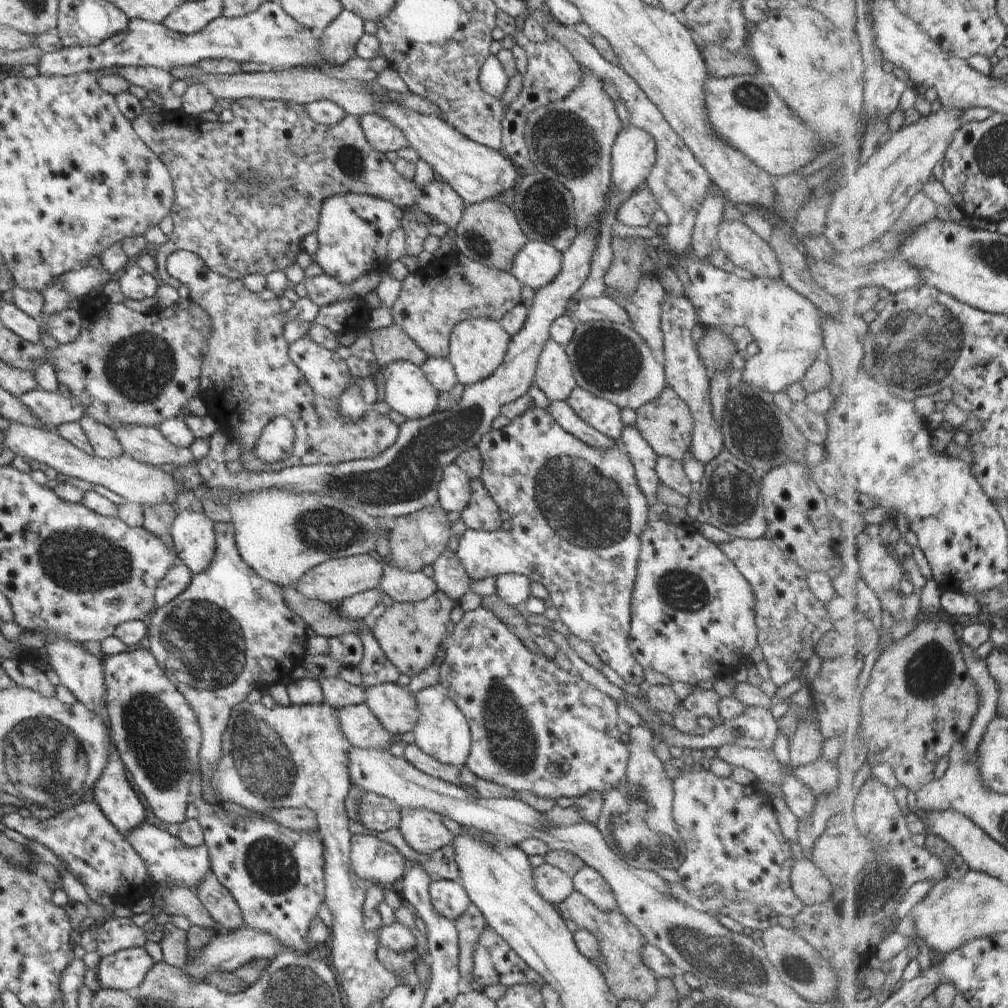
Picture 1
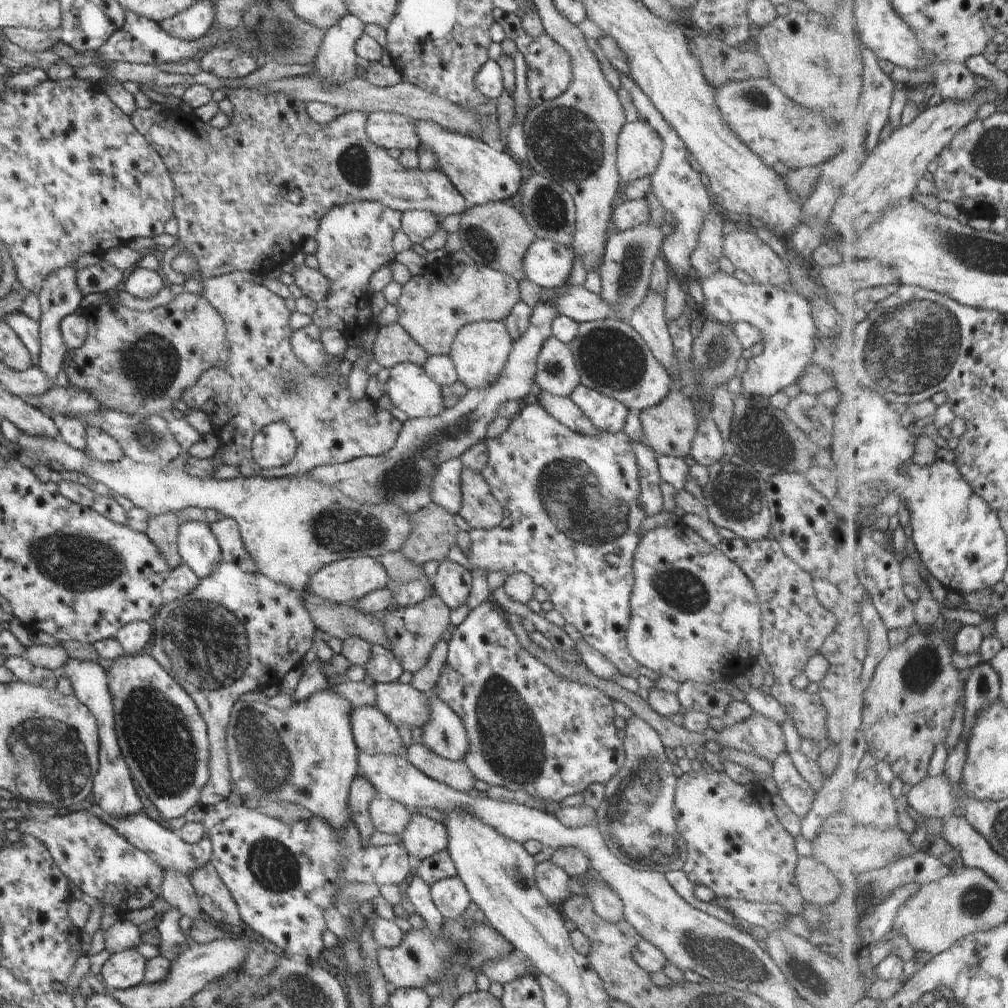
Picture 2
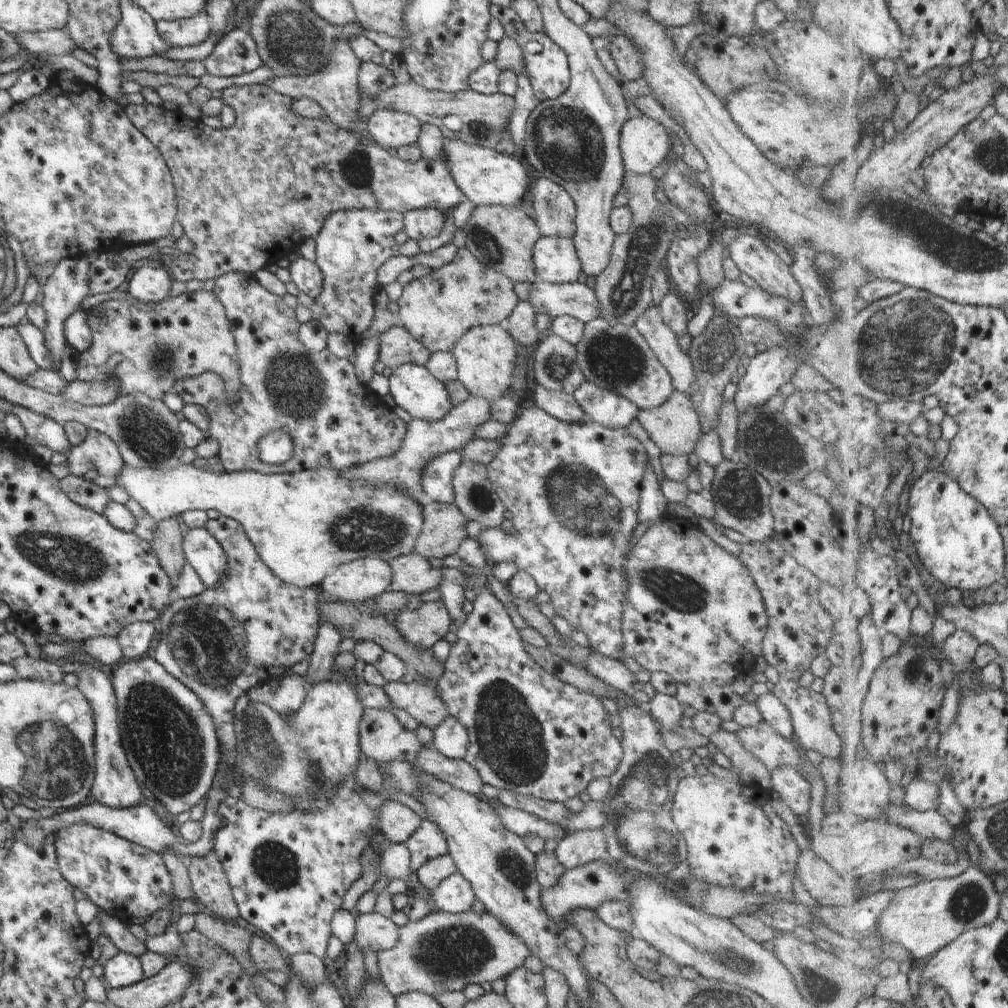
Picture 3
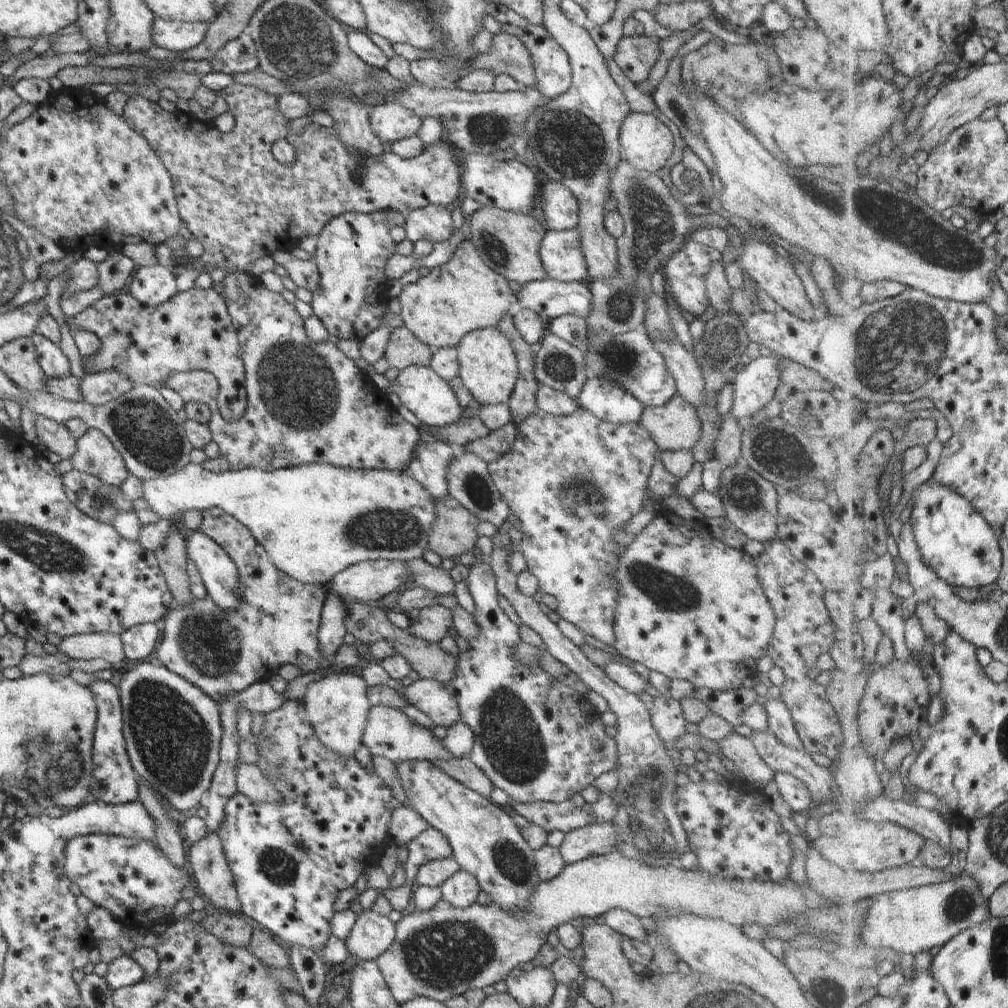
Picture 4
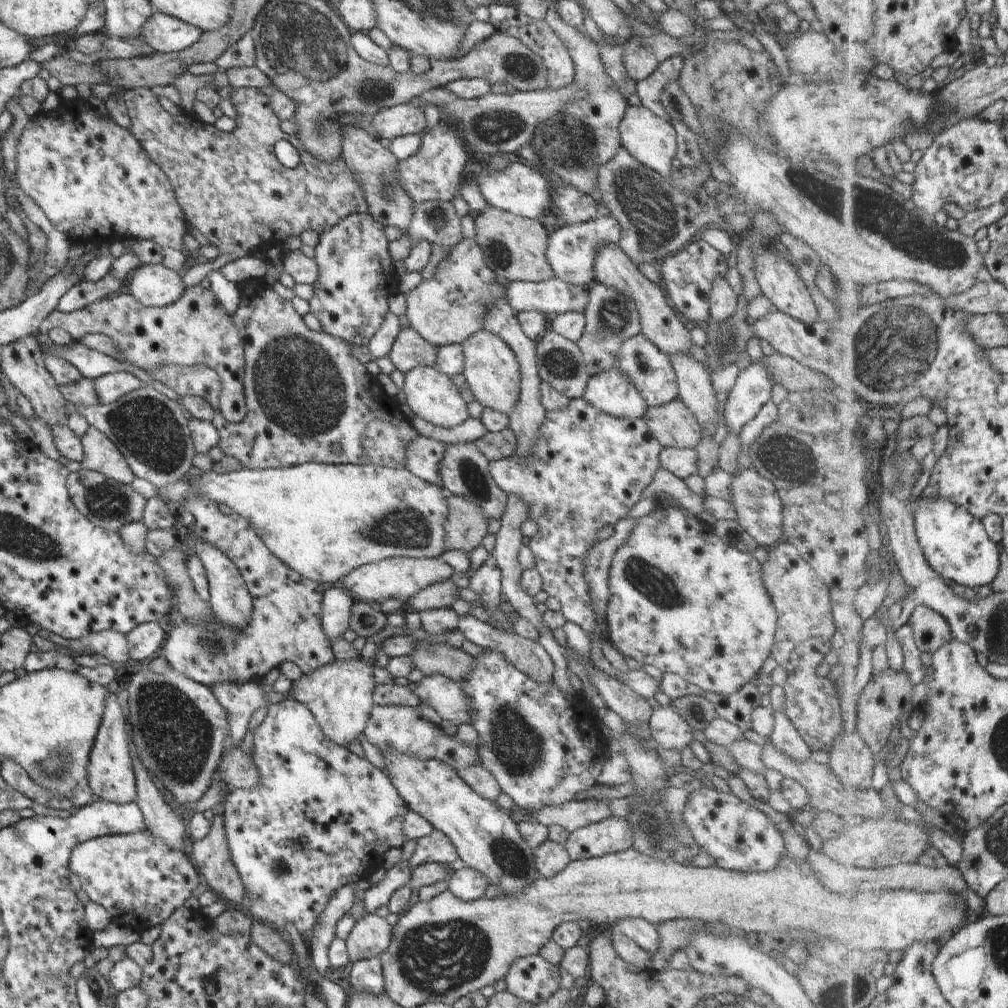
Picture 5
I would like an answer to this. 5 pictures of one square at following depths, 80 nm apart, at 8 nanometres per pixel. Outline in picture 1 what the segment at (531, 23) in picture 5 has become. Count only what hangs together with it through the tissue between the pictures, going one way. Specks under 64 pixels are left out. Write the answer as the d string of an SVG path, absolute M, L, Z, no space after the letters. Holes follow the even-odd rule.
M497 11L495 14L496 24L501 28L506 36L515 38L515 44L520 45L528 55L528 64L524 68L522 90L517 98L512 102L508 112L504 114L501 124L501 141L503 144L502 152L515 164L518 169L534 168L533 162L526 153L525 148L525 128L528 115L547 103L556 102L568 96L574 88L578 86L582 78L582 71L579 62L568 52L568 49L560 44L550 35L546 40L535 42L529 41L523 31L517 29L516 19L508 16L505 12Z

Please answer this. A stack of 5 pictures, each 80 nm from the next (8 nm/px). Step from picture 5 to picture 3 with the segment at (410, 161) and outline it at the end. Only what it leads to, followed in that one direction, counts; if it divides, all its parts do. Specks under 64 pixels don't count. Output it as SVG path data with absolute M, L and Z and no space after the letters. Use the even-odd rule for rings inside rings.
M264 84L259 85L243 85L232 86L221 90L221 100L234 109L236 114L235 122L230 128L213 129L206 125L202 118L191 119L184 115L180 110L170 111L162 106L152 105L151 103L141 103L137 105L125 106L124 112L130 119L130 122L162 153L162 158L169 168L171 177L173 178L175 188L175 201L177 202L177 221L183 228L183 233L188 237L195 246L192 254L183 255L181 253L172 252L172 265L169 271L174 274L175 280L187 282L197 278L198 280L206 281L209 278L218 278L226 273L241 272L244 274L254 275L256 270L263 268L262 256L254 254L254 248L264 250L264 252L286 252L291 250L294 252L308 238L315 239L322 228L322 223L327 216L335 212L348 209L368 209L379 211L394 211L404 214L408 211L416 209L436 208L443 212L448 212L456 208L462 202L466 201L464 193L458 188L455 178L451 175L444 156L437 159L419 158L417 161L405 161L400 157L395 157L388 153L386 148L378 144L366 141L363 137L357 137L354 133L338 128L332 121L320 119L307 119L299 115L293 110L294 99L278 94Z

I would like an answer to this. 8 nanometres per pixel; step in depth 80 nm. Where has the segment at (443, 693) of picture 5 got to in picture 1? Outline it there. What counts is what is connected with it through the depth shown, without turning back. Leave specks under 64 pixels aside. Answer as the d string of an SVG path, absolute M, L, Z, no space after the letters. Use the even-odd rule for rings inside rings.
M397 683L374 685L364 689L364 703L378 717L383 727L394 734L410 732L417 725L419 706L415 693Z

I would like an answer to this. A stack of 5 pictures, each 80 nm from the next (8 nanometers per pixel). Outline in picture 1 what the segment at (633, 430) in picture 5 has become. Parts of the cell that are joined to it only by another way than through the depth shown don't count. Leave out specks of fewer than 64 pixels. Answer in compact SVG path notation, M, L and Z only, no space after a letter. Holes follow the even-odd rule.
M540 407L530 408L524 411L520 416L513 418L504 428L494 429L487 432L482 440L477 444L482 457L482 470L480 480L489 492L489 495L495 500L501 510L506 510L511 516L509 522L510 530L474 530L467 528L459 539L459 547L455 552L466 569L468 576L479 581L488 577L497 577L503 574L516 573L527 576L531 582L542 584L549 592L553 607L558 611L559 619L568 626L572 635L576 635L588 646L597 652L604 664L608 664L614 672L617 672L628 684L642 684L644 682L644 669L640 663L632 656L627 638L631 629L631 594L634 588L637 575L637 562L640 554L639 533L645 527L648 521L649 506L638 486L635 470L631 463L628 453L620 441L615 442L610 448L602 449L591 447L580 439L572 436L566 429L563 429L544 409Z

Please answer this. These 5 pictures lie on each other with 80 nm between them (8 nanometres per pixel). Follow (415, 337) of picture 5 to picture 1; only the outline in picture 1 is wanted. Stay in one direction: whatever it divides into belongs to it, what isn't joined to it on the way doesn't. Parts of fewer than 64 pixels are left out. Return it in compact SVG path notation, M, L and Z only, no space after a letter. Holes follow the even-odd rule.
M392 324L386 328L373 330L368 328L360 331L360 333L361 332L370 333L375 361L382 369L387 364L396 361L410 361L411 363L417 364L419 367L421 367L429 358L429 356L398 325Z

